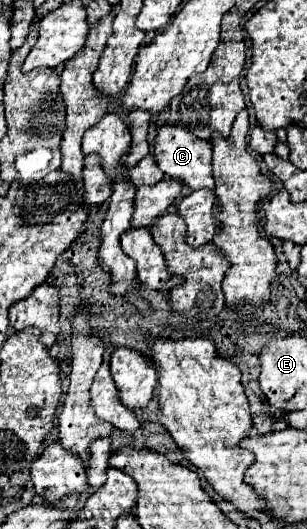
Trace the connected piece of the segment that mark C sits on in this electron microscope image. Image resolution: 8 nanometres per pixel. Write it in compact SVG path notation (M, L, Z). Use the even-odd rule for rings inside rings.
M161 127L155 137L155 159L159 163L159 169L173 177L179 179L185 187L213 187L215 179L211 173L211 143L205 139L195 137L193 133L181 129L181 127Z

